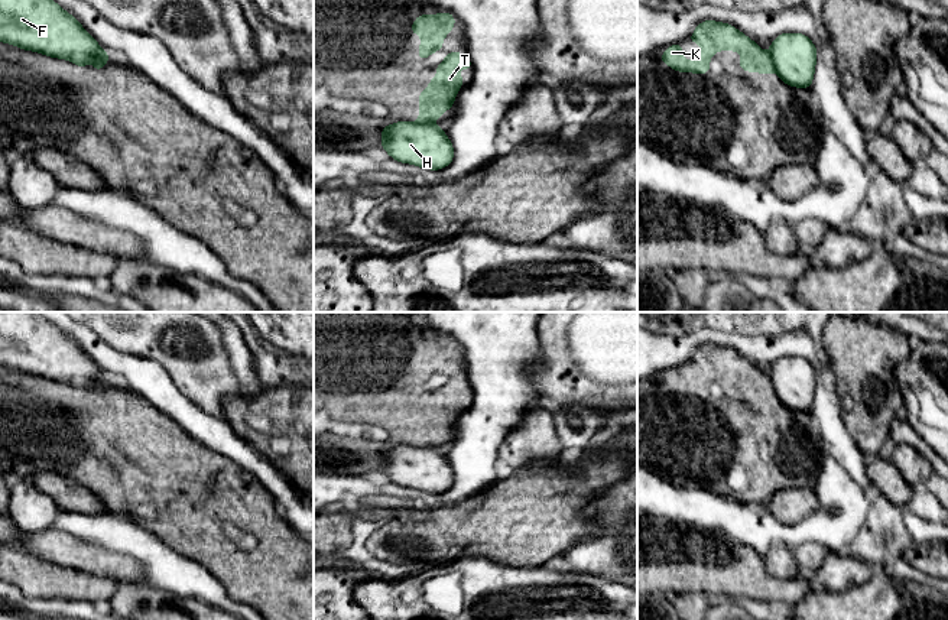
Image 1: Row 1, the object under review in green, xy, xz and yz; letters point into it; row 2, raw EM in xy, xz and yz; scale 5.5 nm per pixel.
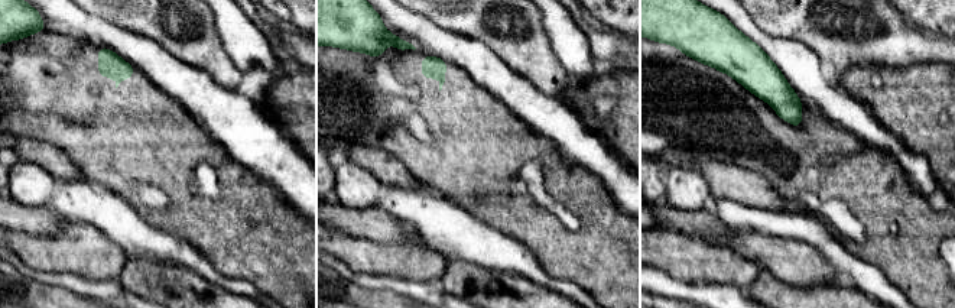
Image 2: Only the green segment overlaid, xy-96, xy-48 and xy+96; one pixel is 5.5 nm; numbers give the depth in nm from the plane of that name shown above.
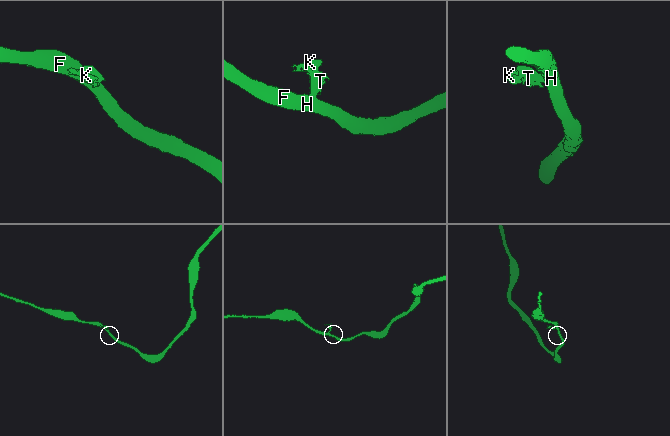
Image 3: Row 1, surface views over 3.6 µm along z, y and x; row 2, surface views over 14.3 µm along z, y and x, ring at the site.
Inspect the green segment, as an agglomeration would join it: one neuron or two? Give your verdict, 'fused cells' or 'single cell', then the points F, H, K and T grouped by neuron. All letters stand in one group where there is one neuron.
fused cells; groups F H / K T

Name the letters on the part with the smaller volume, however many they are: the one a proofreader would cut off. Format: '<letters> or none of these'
K, T

